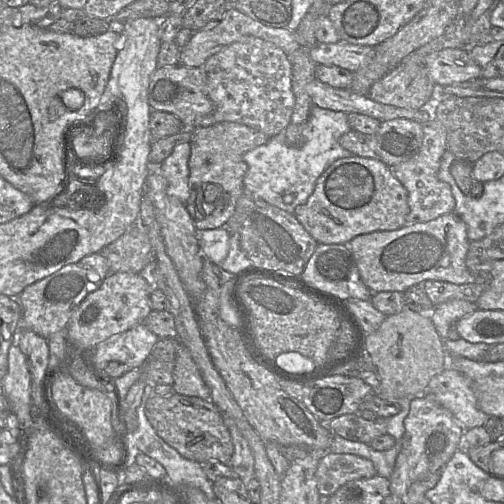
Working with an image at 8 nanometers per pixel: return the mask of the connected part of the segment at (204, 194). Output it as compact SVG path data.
M221 122L207 127L185 128L192 130L189 166L190 196L186 209L198 230L226 226L233 215L240 196L244 193L244 177L248 166L244 155L266 144L270 137L243 124Z

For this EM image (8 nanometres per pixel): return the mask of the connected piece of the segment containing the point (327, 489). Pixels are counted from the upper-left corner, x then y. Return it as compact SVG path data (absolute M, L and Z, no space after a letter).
M326 452L318 463L316 480L323 498L329 498L345 483L377 475L373 463L353 454Z

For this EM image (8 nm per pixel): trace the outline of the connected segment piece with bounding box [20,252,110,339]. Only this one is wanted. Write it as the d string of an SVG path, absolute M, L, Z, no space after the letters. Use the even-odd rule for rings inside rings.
M98 252L87 255L76 263L68 264L27 286L20 294L21 329L31 330L45 339L56 332L66 330L74 310L89 293L101 286L109 273L107 259Z

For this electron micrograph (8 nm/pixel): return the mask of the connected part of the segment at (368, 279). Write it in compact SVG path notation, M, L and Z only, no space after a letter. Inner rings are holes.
M449 213L425 223L406 225L393 231L375 231L355 236L348 243L360 278L373 293L400 292L425 281L472 284L477 278L467 269L469 249L466 224Z

